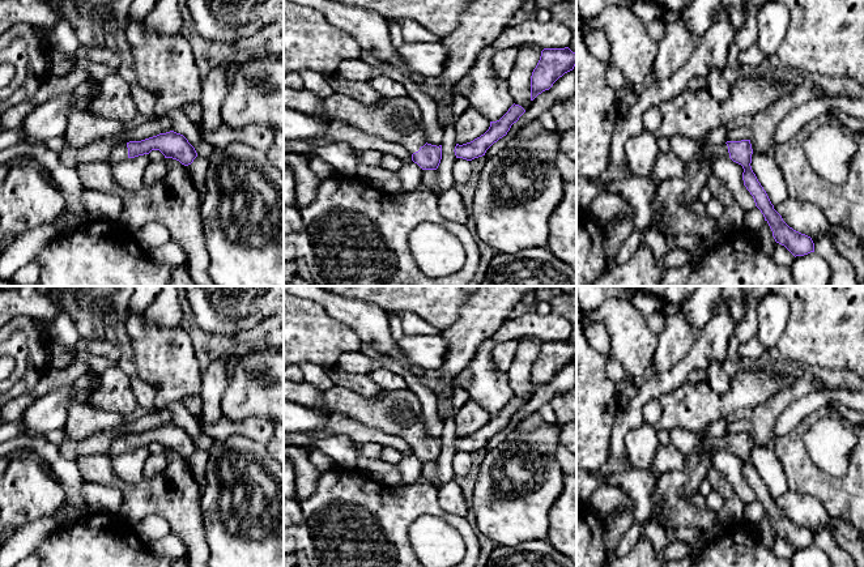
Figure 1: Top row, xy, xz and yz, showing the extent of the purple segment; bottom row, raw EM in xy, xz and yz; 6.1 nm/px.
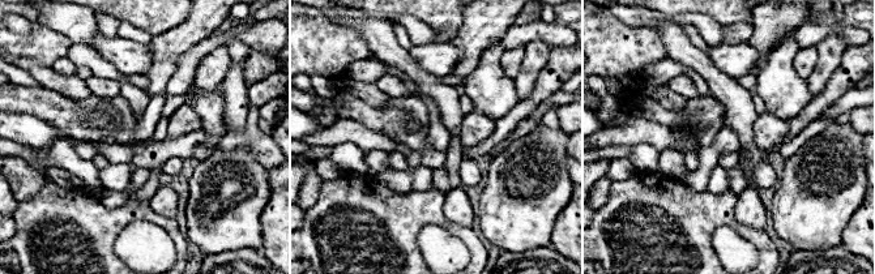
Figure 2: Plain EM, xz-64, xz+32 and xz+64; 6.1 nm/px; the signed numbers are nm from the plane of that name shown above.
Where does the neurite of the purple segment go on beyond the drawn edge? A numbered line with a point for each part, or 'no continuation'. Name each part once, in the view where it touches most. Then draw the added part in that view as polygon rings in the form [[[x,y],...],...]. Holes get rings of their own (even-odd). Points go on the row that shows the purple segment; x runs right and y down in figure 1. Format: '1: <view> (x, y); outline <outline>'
1: xz (399, 120); outline [[[284,86],[284,107],[322,116],[328,123],[344,122],[366,135],[403,145],[410,154],[426,144],[420,107],[409,95],[380,98],[378,103],[366,106],[339,91],[319,97],[306,88]]]

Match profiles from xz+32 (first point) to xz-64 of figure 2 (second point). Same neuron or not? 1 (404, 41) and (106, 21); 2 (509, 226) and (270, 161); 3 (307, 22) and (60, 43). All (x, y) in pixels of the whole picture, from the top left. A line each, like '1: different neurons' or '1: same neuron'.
1: same neuron
2: different neurons
3: same neuron

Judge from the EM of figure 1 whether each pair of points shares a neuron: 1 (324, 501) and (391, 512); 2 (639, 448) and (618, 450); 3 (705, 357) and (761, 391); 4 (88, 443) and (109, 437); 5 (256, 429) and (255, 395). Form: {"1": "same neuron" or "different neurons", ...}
{"1": "same neuron", "2": "different neurons", "3": "different neurons", "4": "same neuron", "5": "different neurons"}

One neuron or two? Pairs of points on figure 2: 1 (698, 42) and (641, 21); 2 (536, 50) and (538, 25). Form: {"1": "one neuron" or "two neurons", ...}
{"1": "two neurons", "2": "two neurons"}

